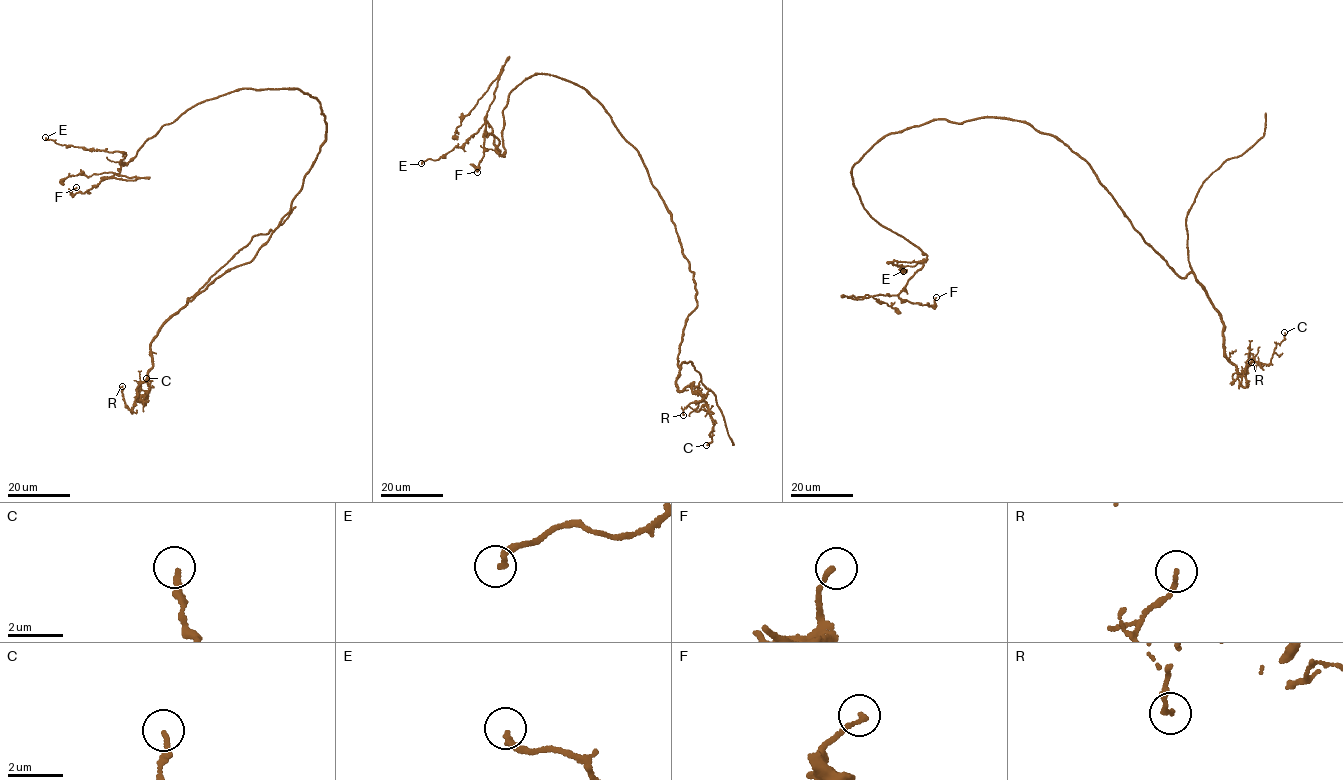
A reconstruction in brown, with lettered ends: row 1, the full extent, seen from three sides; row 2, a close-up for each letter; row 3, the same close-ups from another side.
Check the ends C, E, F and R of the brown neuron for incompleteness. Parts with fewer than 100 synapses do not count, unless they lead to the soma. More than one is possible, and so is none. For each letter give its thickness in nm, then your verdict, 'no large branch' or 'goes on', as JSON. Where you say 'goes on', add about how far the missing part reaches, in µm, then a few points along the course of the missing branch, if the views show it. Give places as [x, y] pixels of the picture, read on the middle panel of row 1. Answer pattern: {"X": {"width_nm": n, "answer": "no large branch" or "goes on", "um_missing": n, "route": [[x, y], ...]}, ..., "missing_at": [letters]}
{"C": {"width_nm": 200, "answer": "no large branch"}, "E": {"width_nm": 190, "answer": "no large branch"}, "F": {"width_nm": 160, "answer": "no large branch"}, "R": {"width_nm": 140, "answer": "no large branch"}, "missing_at": []}

